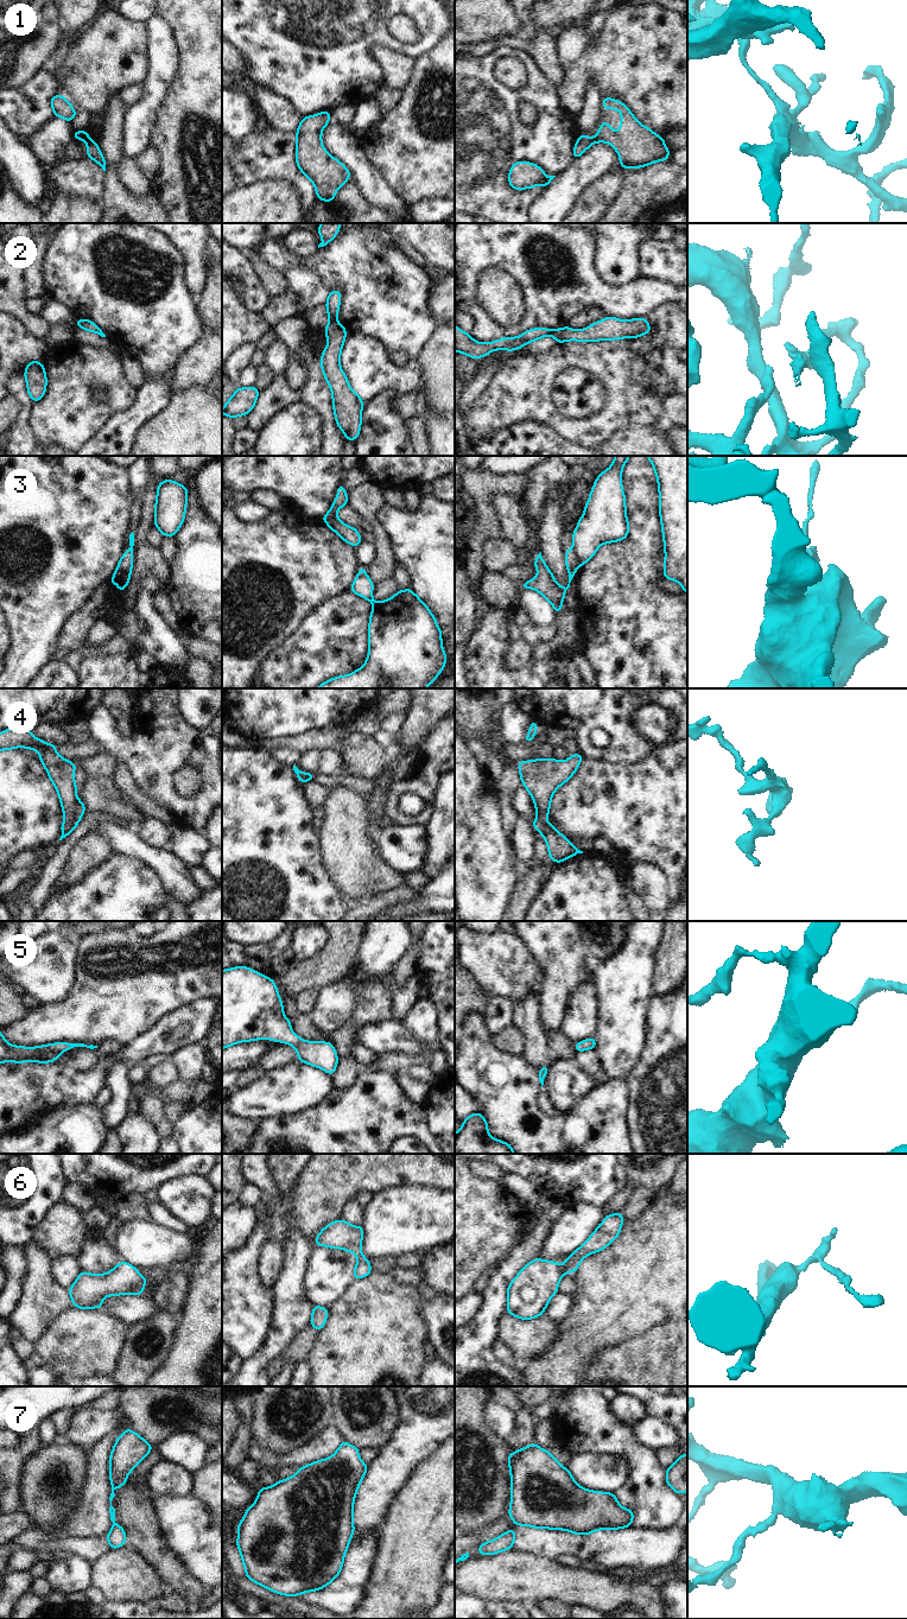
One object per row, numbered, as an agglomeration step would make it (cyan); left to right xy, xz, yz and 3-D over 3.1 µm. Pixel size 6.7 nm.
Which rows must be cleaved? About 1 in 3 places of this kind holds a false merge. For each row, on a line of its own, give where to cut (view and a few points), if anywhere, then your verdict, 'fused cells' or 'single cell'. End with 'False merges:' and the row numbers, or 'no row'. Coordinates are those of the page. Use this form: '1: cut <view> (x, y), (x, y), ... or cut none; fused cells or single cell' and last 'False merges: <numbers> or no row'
1: cut none; single cell
2: cut xz (335, 318), (330, 323); fused cells
3: cut yz (571, 550), (579, 564); fused cells
4: cut none; single cell
5: cut none; single cell
6: cut none; single cell
7: cut none; single cell
False merges: 2, 3

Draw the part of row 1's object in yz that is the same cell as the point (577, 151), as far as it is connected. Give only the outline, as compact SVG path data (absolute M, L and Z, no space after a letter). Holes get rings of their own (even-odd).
M604 96L602 108L621 113L620 131L614 133L611 125L601 121L600 131L594 138L578 135L572 151L575 159L595 142L610 144L620 157L620 166L624 169L639 169L670 158L664 138L641 125L624 103Z

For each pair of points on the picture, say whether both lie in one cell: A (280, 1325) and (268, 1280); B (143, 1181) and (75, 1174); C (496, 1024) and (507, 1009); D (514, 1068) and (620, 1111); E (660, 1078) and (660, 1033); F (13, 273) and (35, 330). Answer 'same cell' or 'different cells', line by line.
A: different cells
B: same cell
C: same cell
D: same cell
E: same cell
F: same cell

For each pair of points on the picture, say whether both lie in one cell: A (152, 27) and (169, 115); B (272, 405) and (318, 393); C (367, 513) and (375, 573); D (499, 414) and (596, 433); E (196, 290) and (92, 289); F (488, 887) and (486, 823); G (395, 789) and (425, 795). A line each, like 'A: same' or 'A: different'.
A: different
B: same
C: same
D: same
E: different
F: same
G: same

